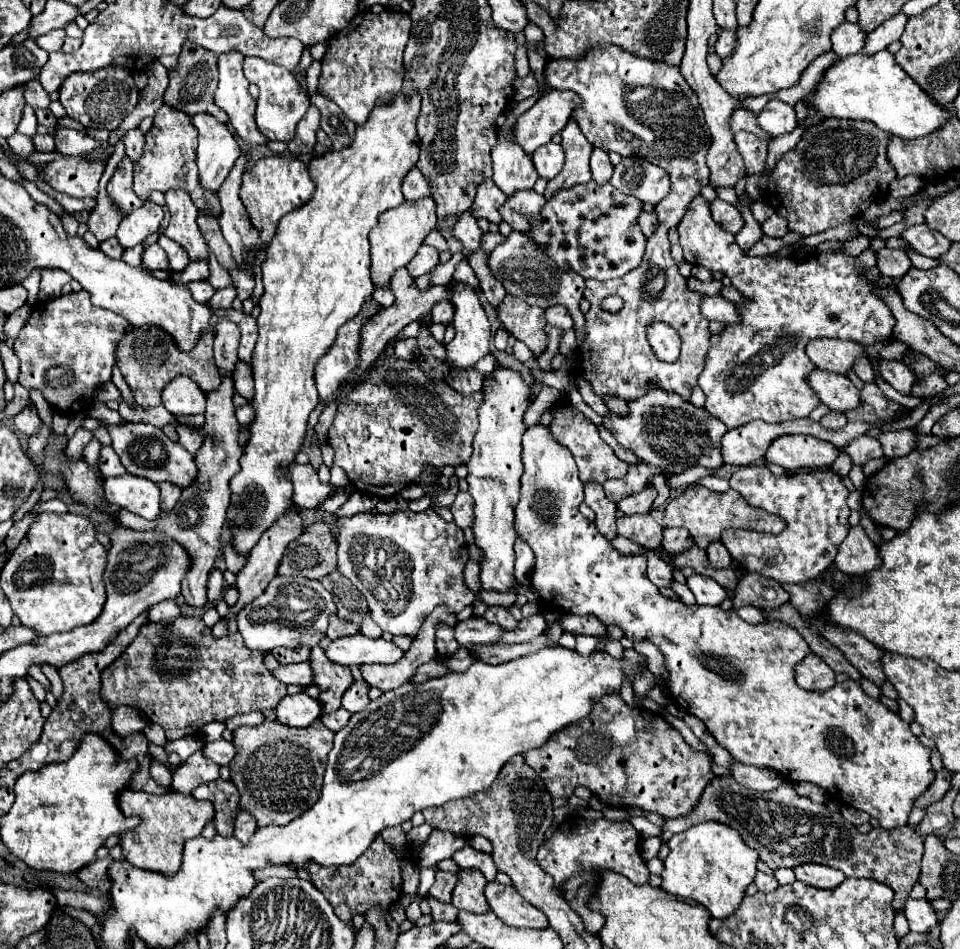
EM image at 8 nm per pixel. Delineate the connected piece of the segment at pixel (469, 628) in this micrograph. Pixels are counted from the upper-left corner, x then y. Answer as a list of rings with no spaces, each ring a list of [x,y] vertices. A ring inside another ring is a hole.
[[[471,616],[455,624],[455,638],[459,646],[477,646],[477,644],[493,642],[503,634],[505,632],[497,624],[491,624],[485,618],[477,618],[477,616]]]

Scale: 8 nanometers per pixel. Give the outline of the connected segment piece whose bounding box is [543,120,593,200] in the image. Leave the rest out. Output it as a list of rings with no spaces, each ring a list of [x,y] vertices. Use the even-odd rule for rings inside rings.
[[[569,120],[569,124],[561,130],[561,138],[563,138],[561,146],[565,152],[565,164],[561,174],[547,182],[547,188],[543,192],[545,200],[551,200],[553,194],[561,188],[571,188],[575,184],[585,184],[591,180],[589,156],[593,152],[593,146],[585,140],[575,120]]]

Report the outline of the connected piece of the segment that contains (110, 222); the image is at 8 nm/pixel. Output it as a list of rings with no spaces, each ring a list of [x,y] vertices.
[[[107,162],[105,174],[103,174],[101,184],[99,184],[101,192],[97,194],[97,206],[93,208],[93,212],[91,212],[91,216],[89,216],[89,222],[87,222],[89,230],[97,236],[99,242],[103,242],[103,240],[115,236],[115,232],[117,232],[121,220],[127,216],[127,214],[121,212],[121,208],[117,208],[117,206],[113,204],[113,200],[109,200],[109,194],[105,192],[105,186],[107,186],[107,180],[109,180],[113,168],[115,168],[115,164]]]

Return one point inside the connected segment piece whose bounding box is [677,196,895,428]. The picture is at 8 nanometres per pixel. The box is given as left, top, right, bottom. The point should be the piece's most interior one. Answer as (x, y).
(756, 370)

